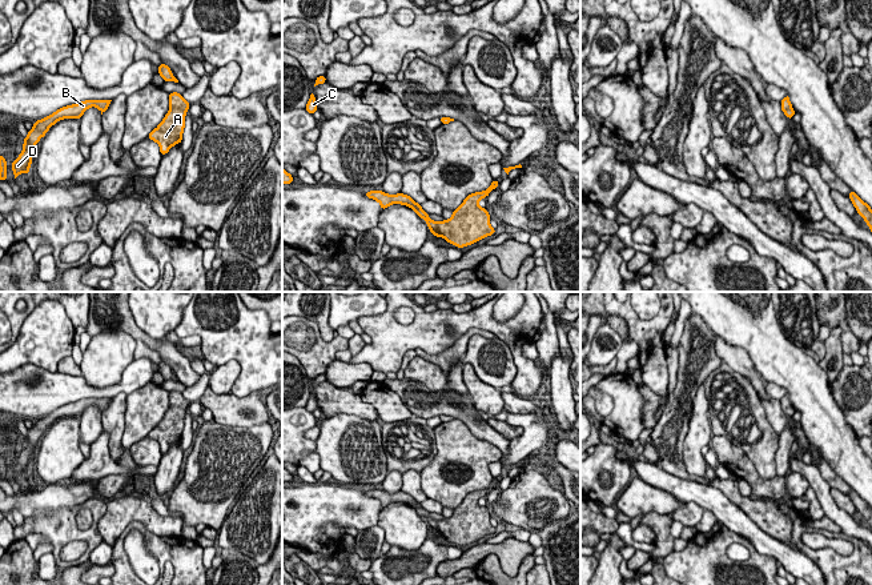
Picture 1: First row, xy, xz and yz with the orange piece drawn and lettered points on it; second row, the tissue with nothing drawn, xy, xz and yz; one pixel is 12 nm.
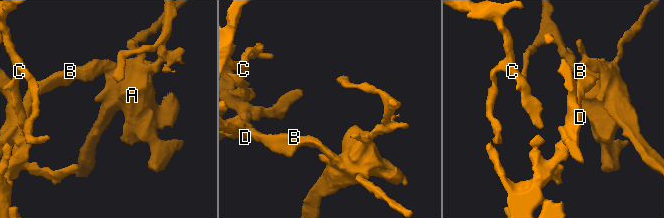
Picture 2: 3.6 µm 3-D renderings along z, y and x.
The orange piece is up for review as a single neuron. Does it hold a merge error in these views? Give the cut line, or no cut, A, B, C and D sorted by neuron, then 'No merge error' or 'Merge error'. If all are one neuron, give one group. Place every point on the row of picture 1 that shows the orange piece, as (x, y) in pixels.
No split. Groups: A B C D. No merge error

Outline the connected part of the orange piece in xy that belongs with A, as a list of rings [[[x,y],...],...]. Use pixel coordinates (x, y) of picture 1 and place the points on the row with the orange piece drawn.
[[[172,92],[169,93],[169,105],[169,112],[164,120],[148,136],[148,139],[160,145],[162,156],[166,155],[173,145],[181,143],[185,128],[185,115],[190,104],[181,93]]]

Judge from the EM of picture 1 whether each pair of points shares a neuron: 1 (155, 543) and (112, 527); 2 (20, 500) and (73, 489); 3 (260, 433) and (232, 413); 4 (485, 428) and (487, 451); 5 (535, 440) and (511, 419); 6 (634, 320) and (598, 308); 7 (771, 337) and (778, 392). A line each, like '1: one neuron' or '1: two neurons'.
1: two neurons
2: one neuron
3: two neurons
4: two neurons
5: one neuron
6: two neurons
7: two neurons

